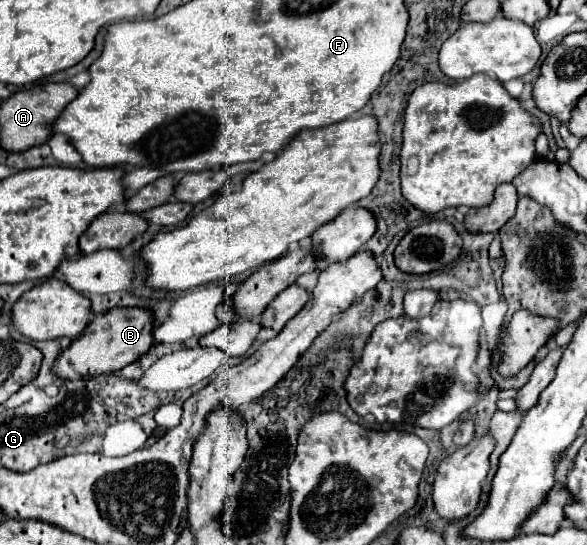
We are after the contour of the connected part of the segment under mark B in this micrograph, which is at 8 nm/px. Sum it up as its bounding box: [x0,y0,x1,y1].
[52,308,152,380]

